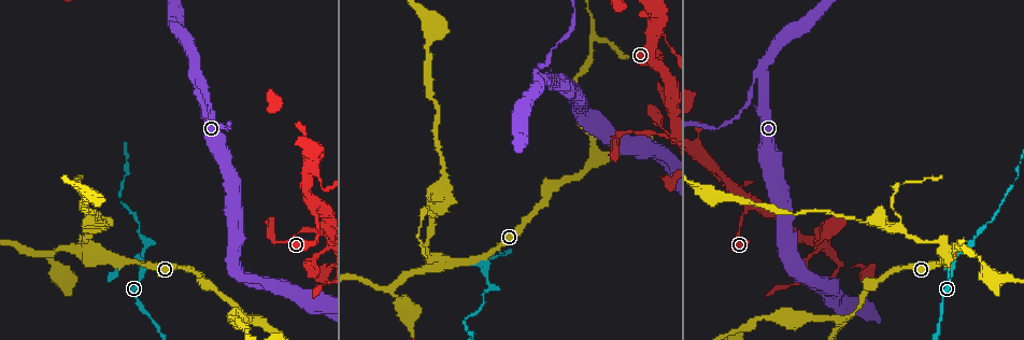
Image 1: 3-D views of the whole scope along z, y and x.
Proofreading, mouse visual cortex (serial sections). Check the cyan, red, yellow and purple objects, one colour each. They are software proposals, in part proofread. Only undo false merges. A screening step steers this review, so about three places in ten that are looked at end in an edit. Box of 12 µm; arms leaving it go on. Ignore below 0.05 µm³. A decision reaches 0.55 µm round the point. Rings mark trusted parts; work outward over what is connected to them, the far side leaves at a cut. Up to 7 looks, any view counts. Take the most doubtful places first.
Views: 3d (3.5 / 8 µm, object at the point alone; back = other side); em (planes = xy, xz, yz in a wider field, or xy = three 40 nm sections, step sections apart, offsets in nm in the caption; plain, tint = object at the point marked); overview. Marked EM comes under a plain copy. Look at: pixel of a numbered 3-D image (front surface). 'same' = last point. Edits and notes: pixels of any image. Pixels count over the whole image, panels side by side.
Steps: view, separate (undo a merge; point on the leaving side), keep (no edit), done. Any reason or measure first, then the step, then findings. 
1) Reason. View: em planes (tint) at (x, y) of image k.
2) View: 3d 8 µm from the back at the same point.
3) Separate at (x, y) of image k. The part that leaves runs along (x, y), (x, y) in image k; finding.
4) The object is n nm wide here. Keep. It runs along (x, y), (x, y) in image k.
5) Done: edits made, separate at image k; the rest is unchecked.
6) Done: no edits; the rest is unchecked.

Thick turns thin. View: 3d 3.5 µm at (663, 137) of image 1.

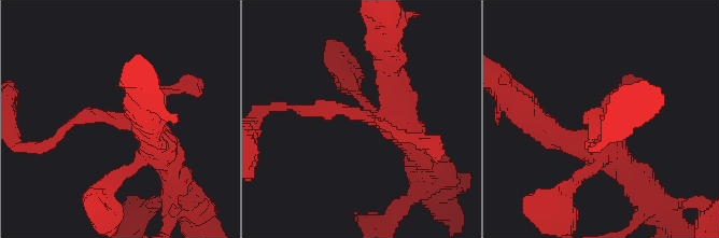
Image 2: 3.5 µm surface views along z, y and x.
3 arms meet here; the arms are 150, 150, 400 nm wide; shape alone is not enough. View: em xy step 2 (tint) at (359, 117) of image 2.

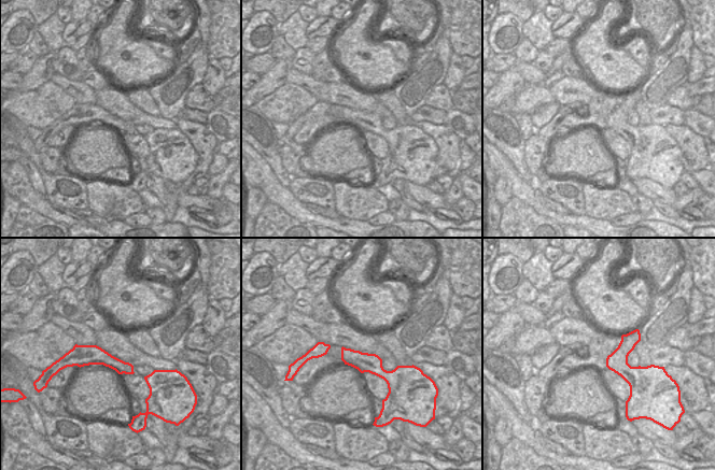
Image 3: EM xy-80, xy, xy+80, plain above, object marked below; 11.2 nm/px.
The object is 220 nm wide here. Keep. It runs along (344, 351), (384, 374), (407, 369) in image 3; all the same cell.

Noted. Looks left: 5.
Three arms meet. View: 3d 3.5 µm at (763, 77) of image 1.

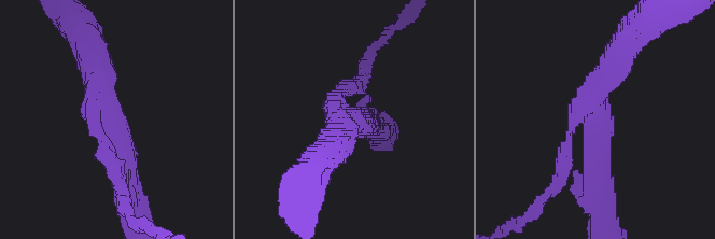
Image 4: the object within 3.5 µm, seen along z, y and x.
3 arms meet here; the arms are 250, 350, 400 nm wide. View: em planes (tint) at (591, 117) of image 4.

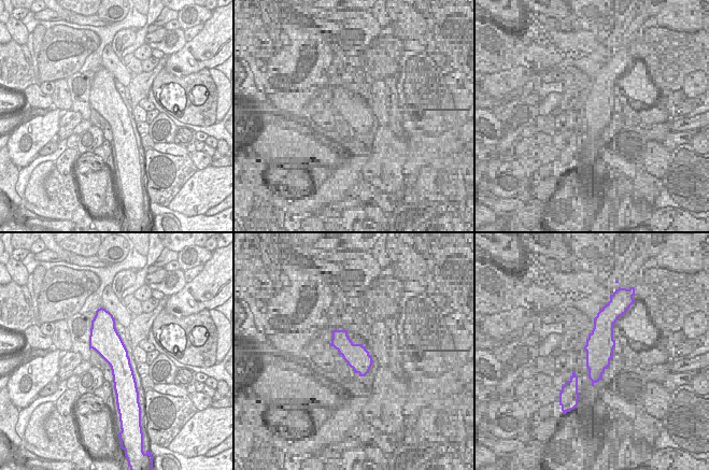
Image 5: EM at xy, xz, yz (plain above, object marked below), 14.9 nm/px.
Keep. It runs along (126, 182), (89, 53) in image 4; one cell here.

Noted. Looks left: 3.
Three arms meet. View: 3d 3.5 µm at (439, 260) of image 1.

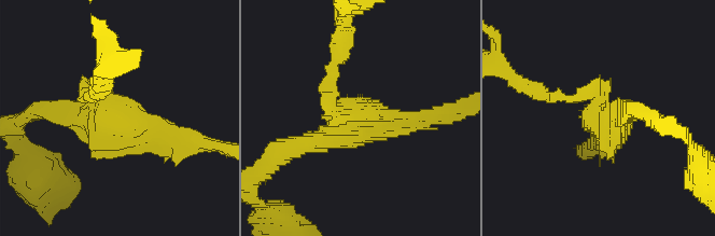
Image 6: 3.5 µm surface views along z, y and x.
3 arms meet here; the arms are 150, 250, 300 nm wide. View: em xy step 5 (tint) at (357, 119) of image 6.

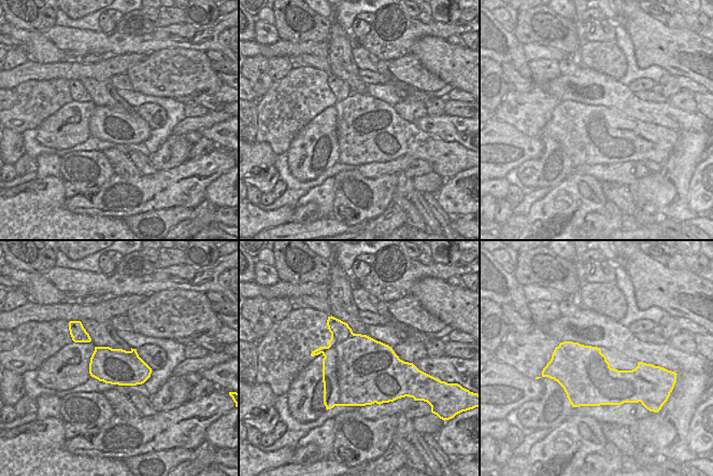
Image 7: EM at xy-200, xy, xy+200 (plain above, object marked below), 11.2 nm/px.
Separate at (331, 70) of image 6. A second cell is stuck on.

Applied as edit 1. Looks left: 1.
Done: edits made, separate at image 6; the rest is unchecked.

